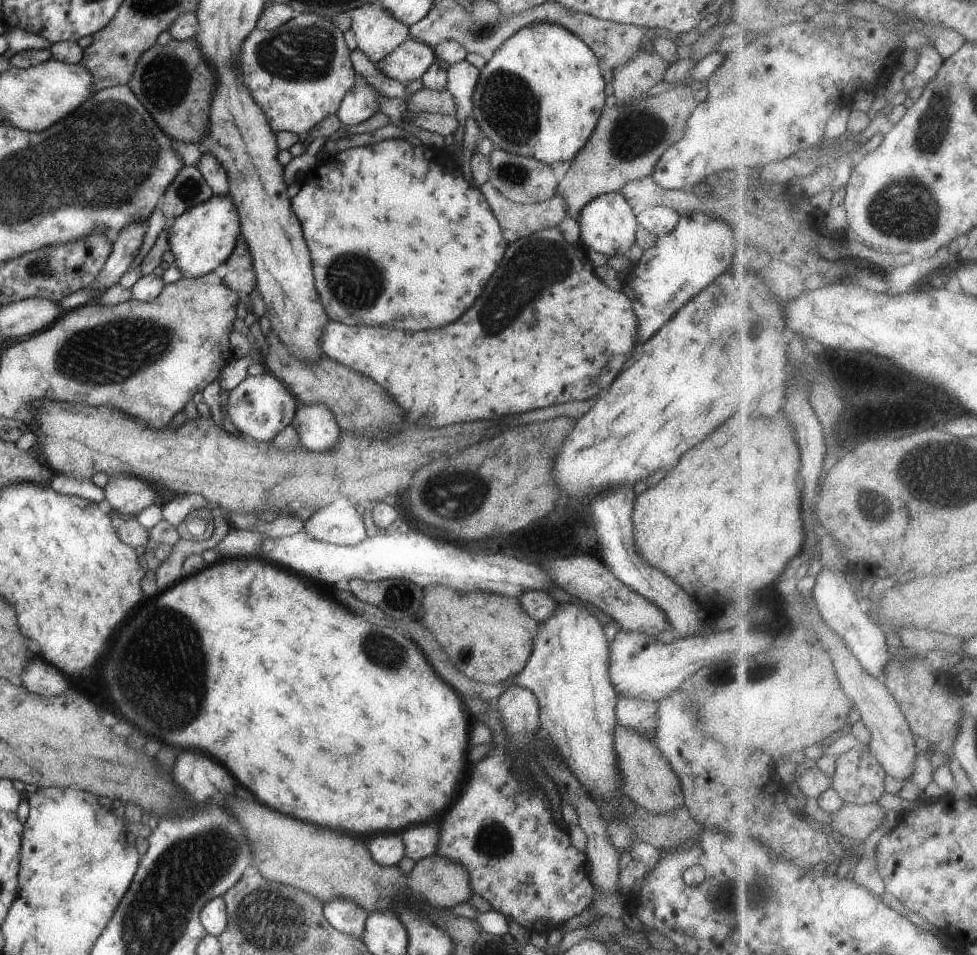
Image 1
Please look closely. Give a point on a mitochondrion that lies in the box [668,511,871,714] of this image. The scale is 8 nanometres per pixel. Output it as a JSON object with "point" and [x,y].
{"point":[759,672]}

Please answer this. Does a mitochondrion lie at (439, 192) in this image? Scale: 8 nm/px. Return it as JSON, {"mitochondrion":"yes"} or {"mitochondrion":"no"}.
{"mitochondrion":"no"}

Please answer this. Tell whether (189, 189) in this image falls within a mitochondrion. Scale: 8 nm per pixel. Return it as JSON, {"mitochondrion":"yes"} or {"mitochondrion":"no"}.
{"mitochondrion":"yes"}

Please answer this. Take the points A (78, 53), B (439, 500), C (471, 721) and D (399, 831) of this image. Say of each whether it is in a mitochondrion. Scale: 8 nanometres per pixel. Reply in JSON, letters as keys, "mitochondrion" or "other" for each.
{"A":"other","B":"mitochondrion","C":"other","D":"other"}

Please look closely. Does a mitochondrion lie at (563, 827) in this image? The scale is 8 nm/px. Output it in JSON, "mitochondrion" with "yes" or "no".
{"mitochondrion":"no"}

